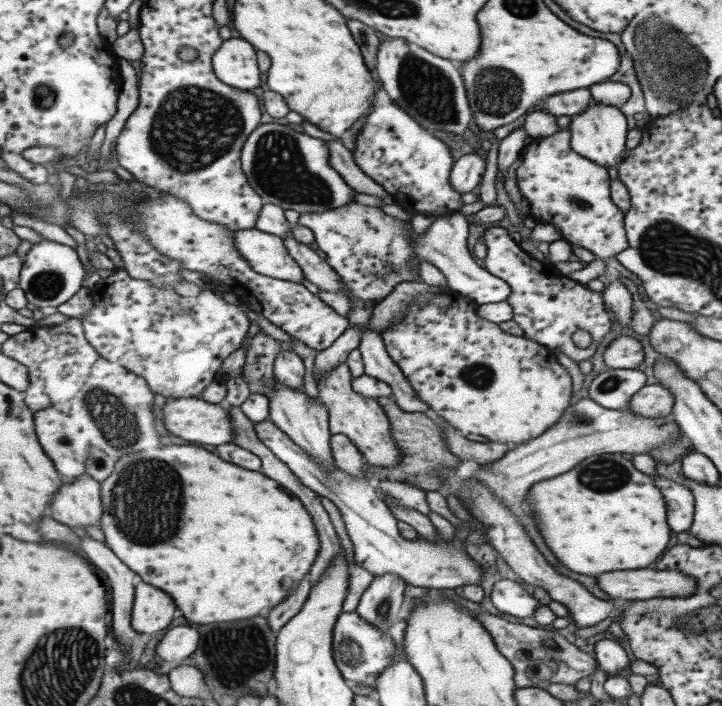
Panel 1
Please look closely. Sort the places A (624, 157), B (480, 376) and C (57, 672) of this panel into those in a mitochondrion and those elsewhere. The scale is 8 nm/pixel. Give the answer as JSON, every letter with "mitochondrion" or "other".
{"A":"other","B":"mitochondrion","C":"mitochondrion"}

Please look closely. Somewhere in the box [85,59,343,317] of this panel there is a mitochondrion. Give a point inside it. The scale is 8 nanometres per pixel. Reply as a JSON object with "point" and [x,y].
{"point":[194,126]}

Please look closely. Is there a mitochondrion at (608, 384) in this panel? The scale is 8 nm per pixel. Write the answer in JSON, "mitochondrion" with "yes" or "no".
{"mitochondrion":"yes"}

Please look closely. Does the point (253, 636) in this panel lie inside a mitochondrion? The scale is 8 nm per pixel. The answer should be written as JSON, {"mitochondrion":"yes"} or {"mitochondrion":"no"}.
{"mitochondrion":"no"}

